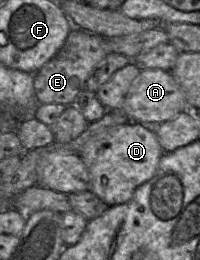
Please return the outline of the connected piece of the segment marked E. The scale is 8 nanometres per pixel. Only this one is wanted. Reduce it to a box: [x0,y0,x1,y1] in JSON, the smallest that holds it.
[34,27,109,105]

